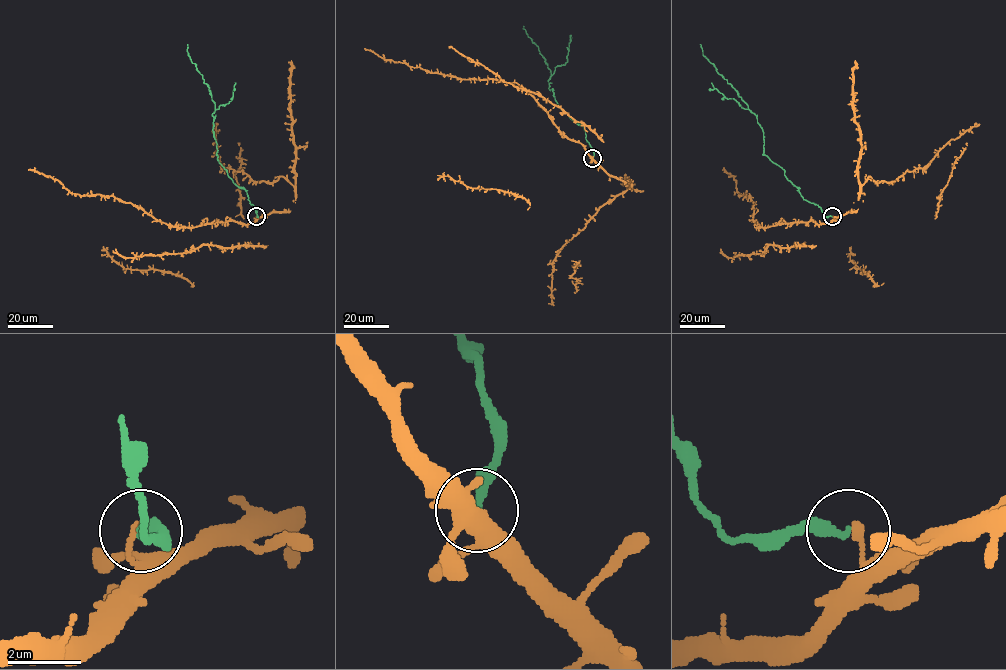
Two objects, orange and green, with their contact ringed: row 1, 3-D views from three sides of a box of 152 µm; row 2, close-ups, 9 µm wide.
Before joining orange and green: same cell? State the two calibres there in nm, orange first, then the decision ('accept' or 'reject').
240/280 nm | reject

